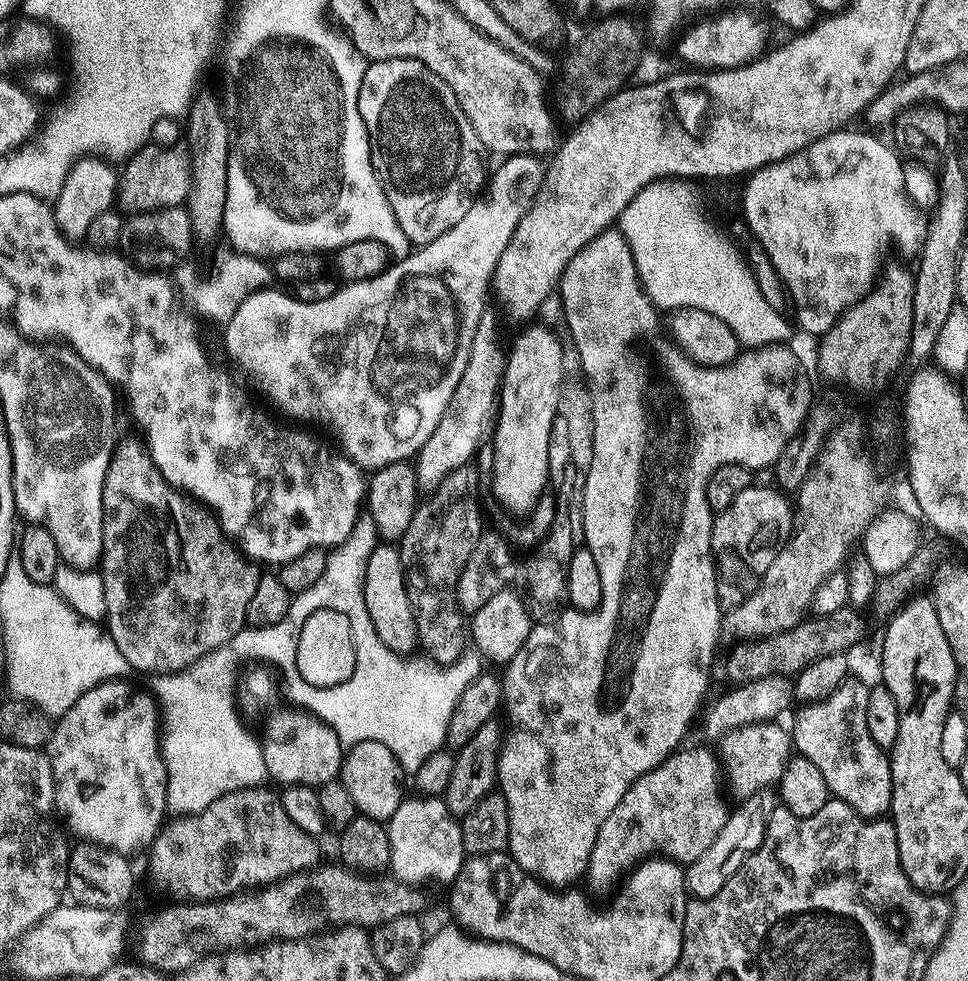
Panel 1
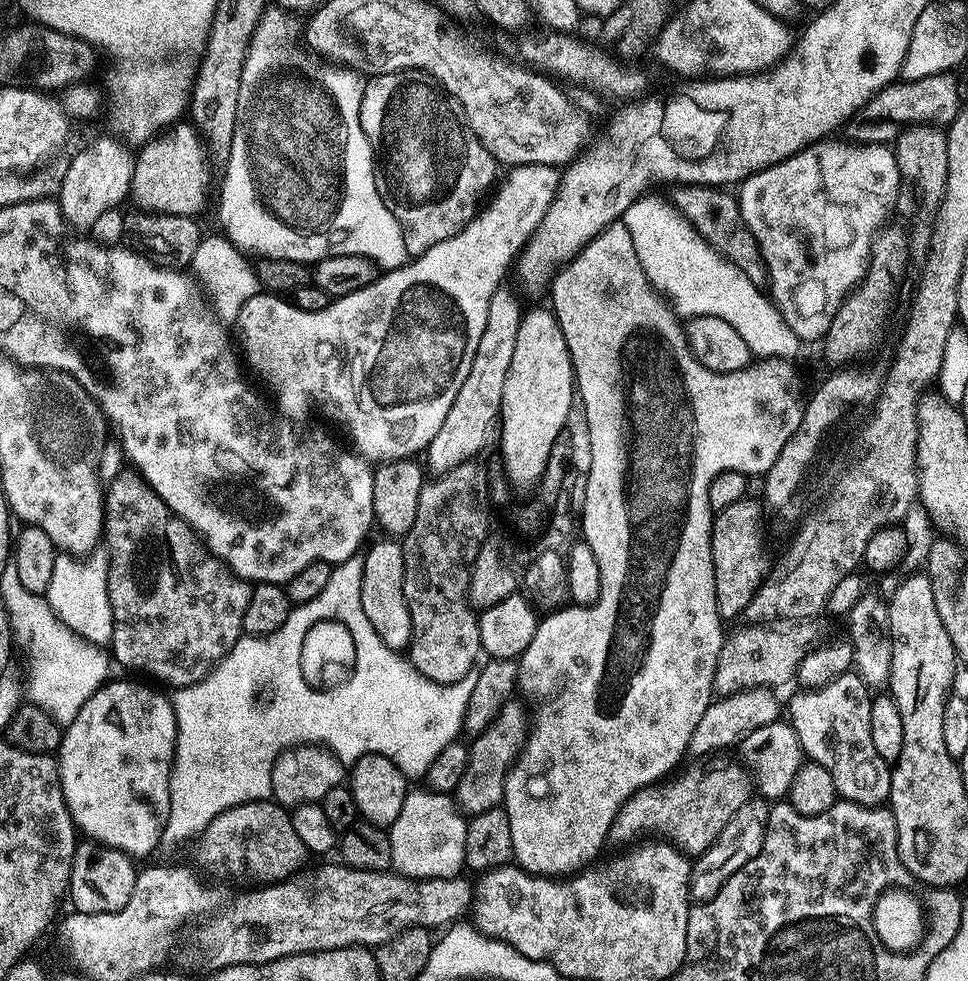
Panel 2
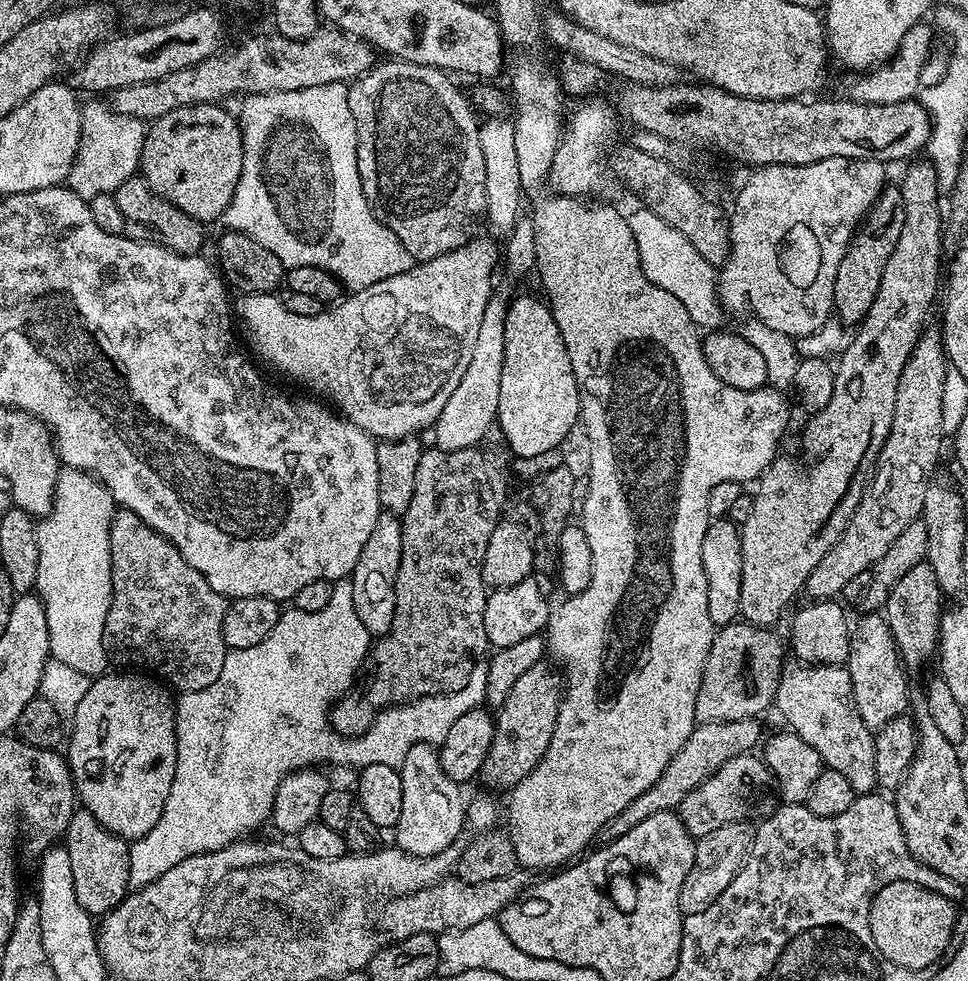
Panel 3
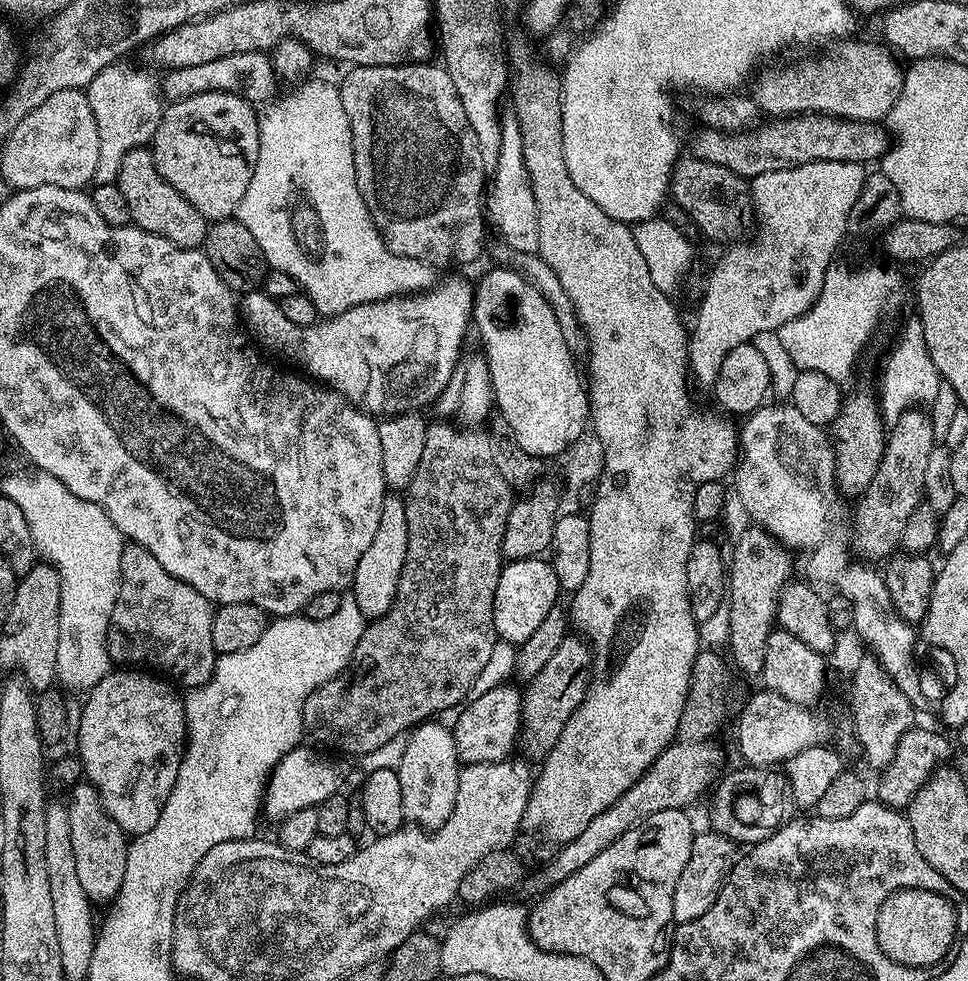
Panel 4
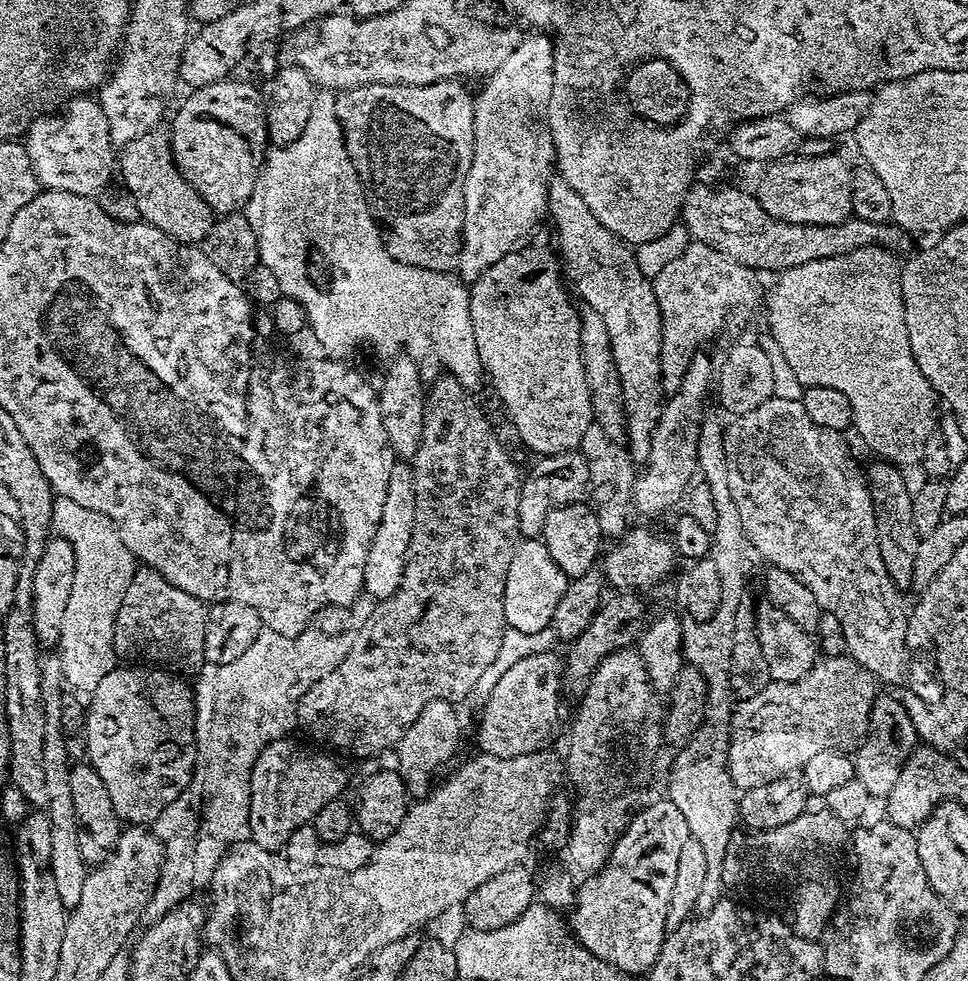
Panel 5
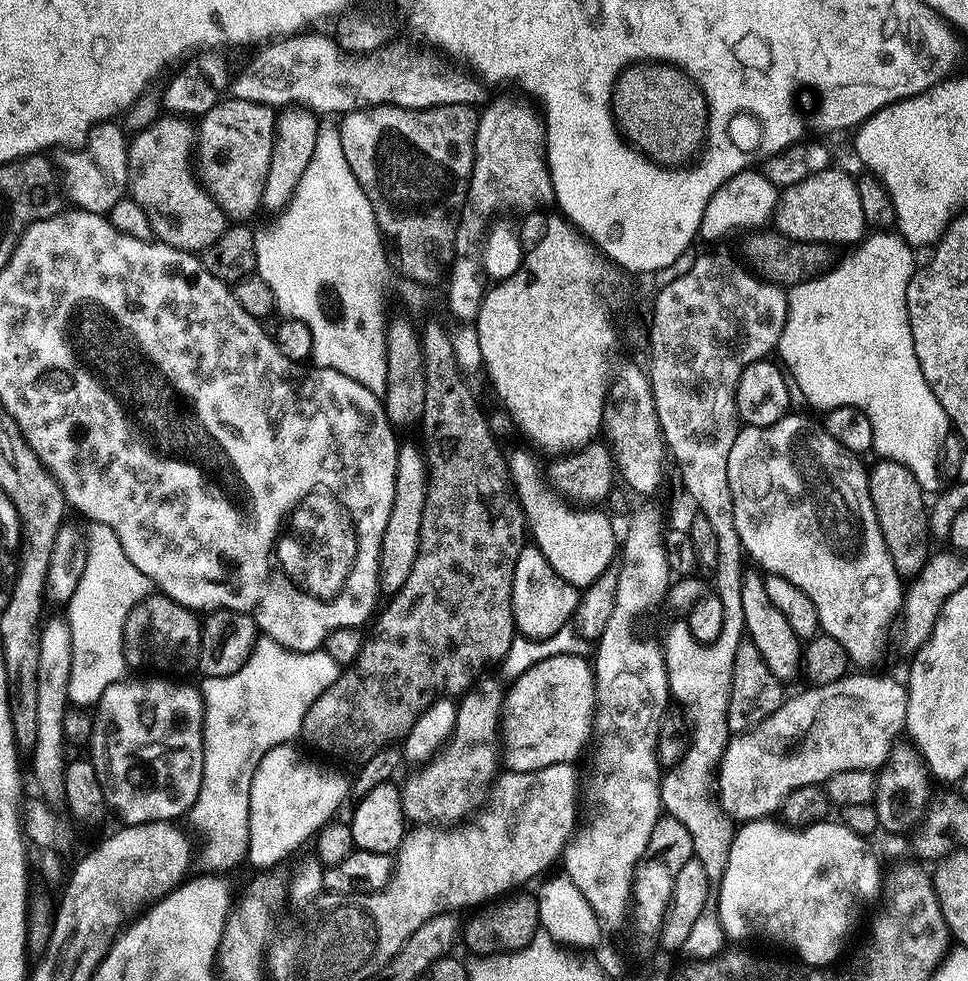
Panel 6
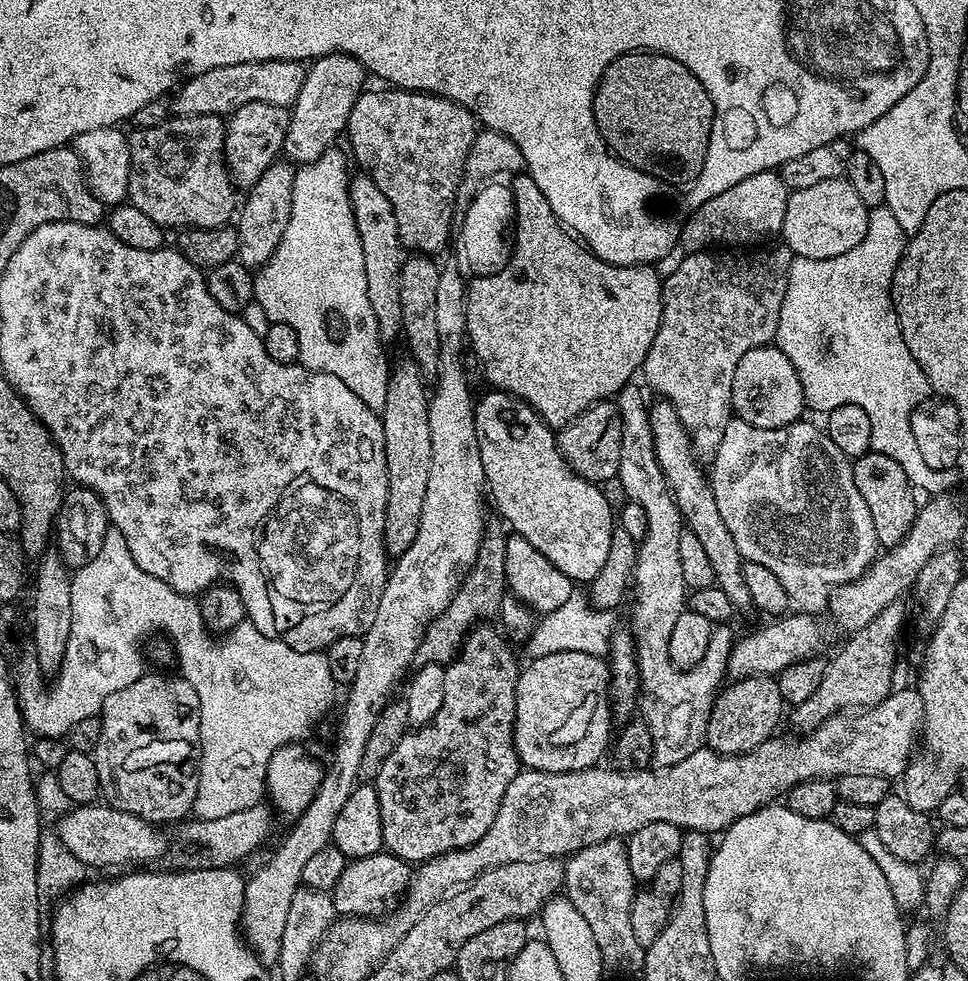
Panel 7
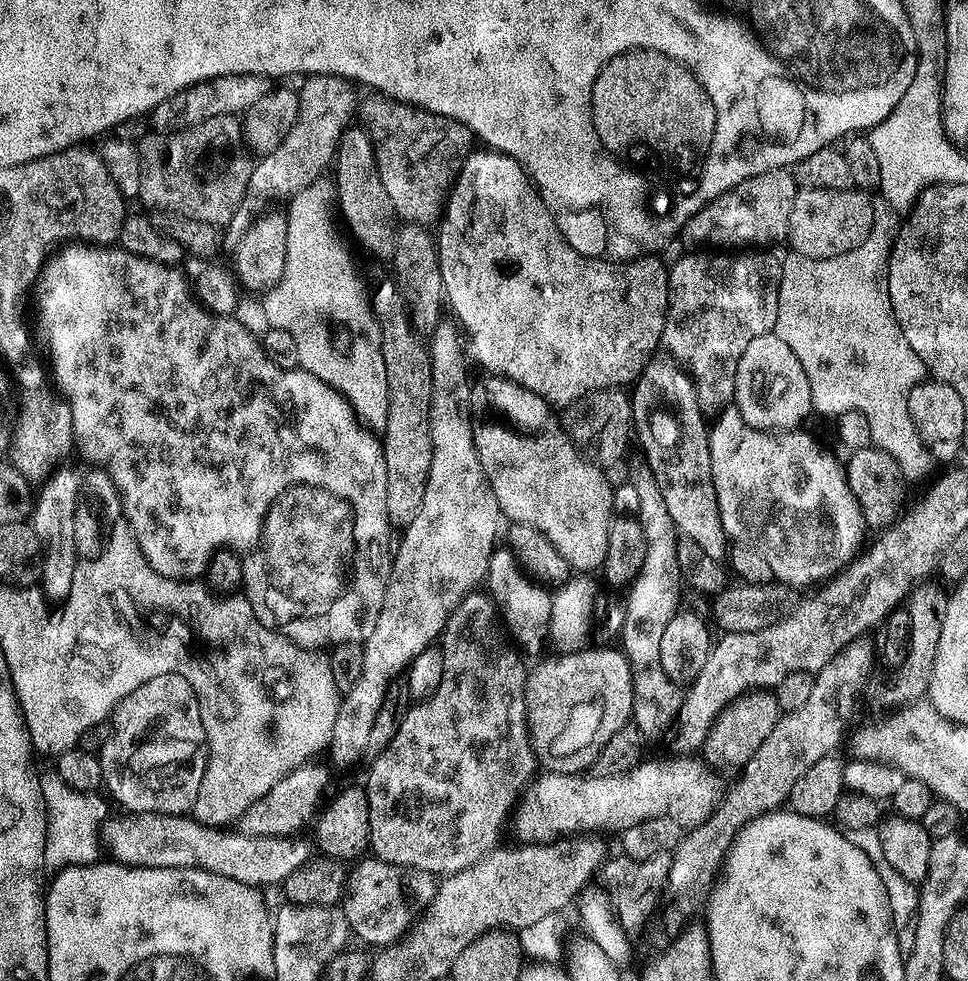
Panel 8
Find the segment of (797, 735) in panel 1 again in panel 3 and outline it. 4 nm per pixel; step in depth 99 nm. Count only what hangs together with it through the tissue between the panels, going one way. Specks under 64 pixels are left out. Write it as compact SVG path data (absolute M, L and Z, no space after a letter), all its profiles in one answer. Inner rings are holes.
M793 663L785 667L775 694L774 708L788 719L787 727L814 750L818 750L824 767L838 770L849 779L857 794L868 794L877 787L874 774L873 729L862 720L855 704L851 676L847 667L834 664Z

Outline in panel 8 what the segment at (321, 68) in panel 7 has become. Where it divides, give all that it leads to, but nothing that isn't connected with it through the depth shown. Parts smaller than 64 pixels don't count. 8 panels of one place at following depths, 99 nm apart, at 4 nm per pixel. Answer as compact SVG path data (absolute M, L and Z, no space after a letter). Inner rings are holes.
M310 76L301 84L304 85L298 88L298 118L294 126L290 126L290 134L282 138L282 146L278 146L278 150L253 163L250 182L246 182L246 194L242 194L242 202L238 202L238 210L234 210L234 218L223 225L222 244L225 249L237 249L252 225L269 211L267 208L275 200L288 202L300 192L309 191L312 183L327 168L329 171L336 159L336 146L358 108L357 89L341 76Z

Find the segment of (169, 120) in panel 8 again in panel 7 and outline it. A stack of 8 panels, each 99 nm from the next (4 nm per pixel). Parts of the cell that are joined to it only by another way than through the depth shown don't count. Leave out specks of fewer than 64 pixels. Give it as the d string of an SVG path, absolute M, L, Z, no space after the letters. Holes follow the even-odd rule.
M267 60L266 62L242 62L234 66L222 66L212 68L202 76L194 76L185 79L179 85L175 93L176 101L173 99L170 104L171 111L178 116L219 116L227 117L237 112L242 106L250 102L266 102L273 106L288 108L295 104L298 92L302 90L306 68L299 60Z

